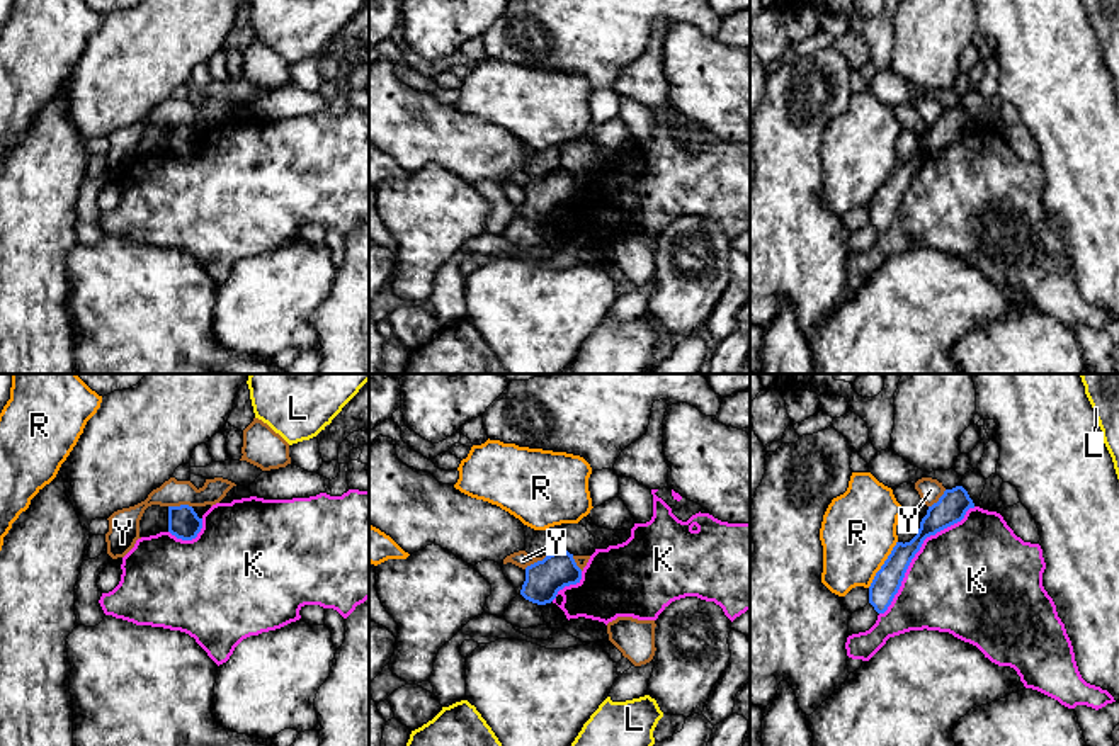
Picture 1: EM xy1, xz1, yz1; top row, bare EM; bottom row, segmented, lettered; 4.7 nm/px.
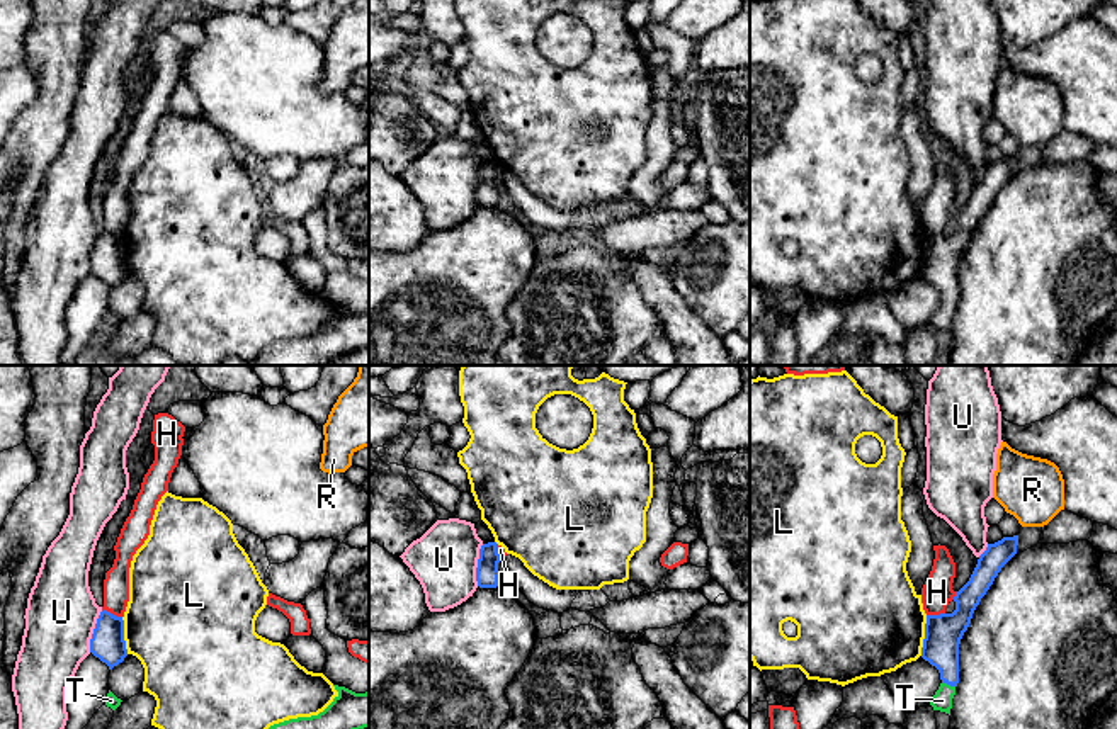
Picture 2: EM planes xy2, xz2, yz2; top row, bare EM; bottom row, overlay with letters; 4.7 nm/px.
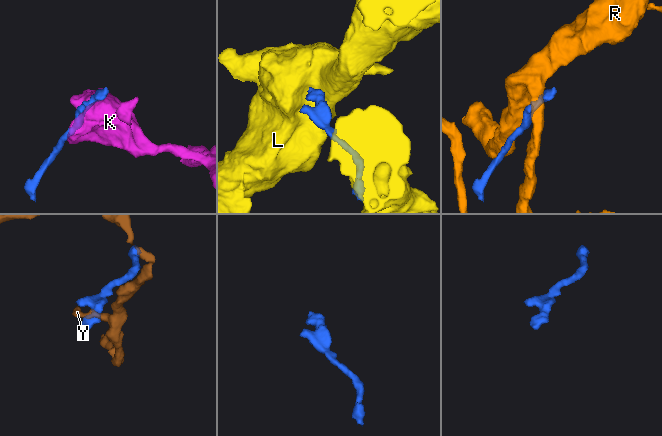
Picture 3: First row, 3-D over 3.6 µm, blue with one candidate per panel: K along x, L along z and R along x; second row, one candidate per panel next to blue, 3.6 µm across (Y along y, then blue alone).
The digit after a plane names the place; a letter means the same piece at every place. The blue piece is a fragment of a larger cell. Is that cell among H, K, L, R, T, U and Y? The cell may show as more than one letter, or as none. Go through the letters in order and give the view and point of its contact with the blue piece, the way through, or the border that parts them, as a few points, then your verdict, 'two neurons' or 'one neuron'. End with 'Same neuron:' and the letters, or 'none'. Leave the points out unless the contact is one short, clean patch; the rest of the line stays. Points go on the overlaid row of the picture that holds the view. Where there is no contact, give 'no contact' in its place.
H: contact xy2 (111, 614); border xy2 (102, 609), (121, 617); two neurons
K: contact yz1 (917, 551); two neurons
L: contact yz2 (925, 636); border yz2 (927, 615), (920, 655); two neurons
R: contact yz1 (883, 565); two neurons
T: contact yz2 (949, 683); way yz2 (942, 632), (949, 683), (942, 700); one neuron
U: contact xy2 (94, 631); two neurons
Y: contact xy1 (181, 505); border xy1 (191, 505), (169, 507); two neurons
Same neuron: T

